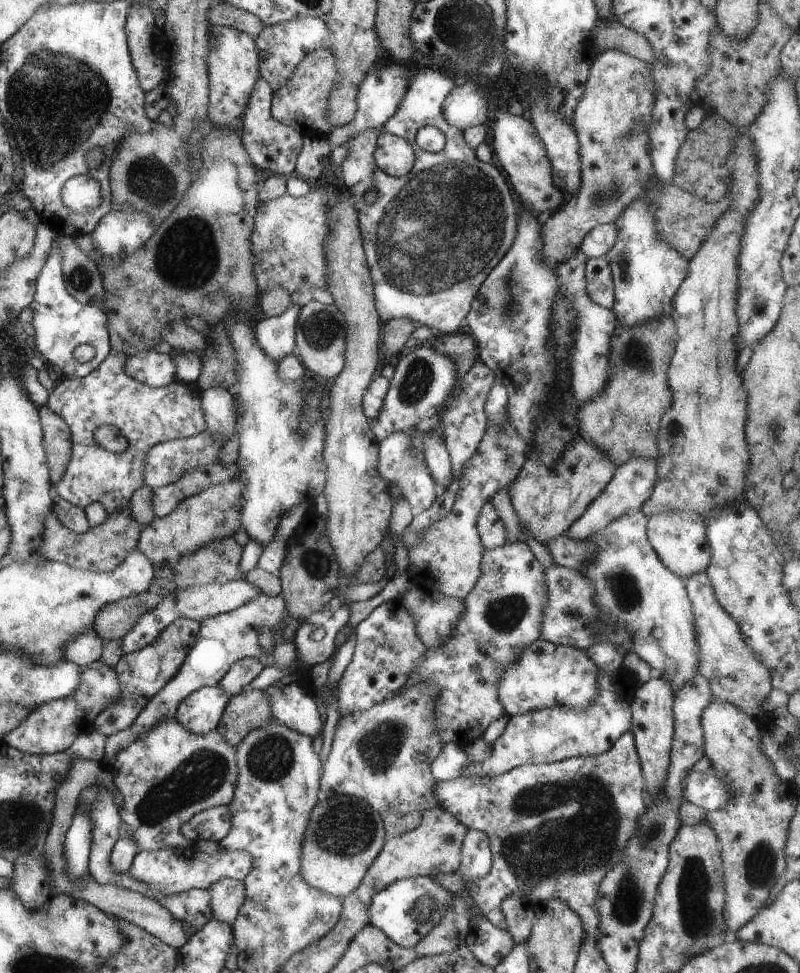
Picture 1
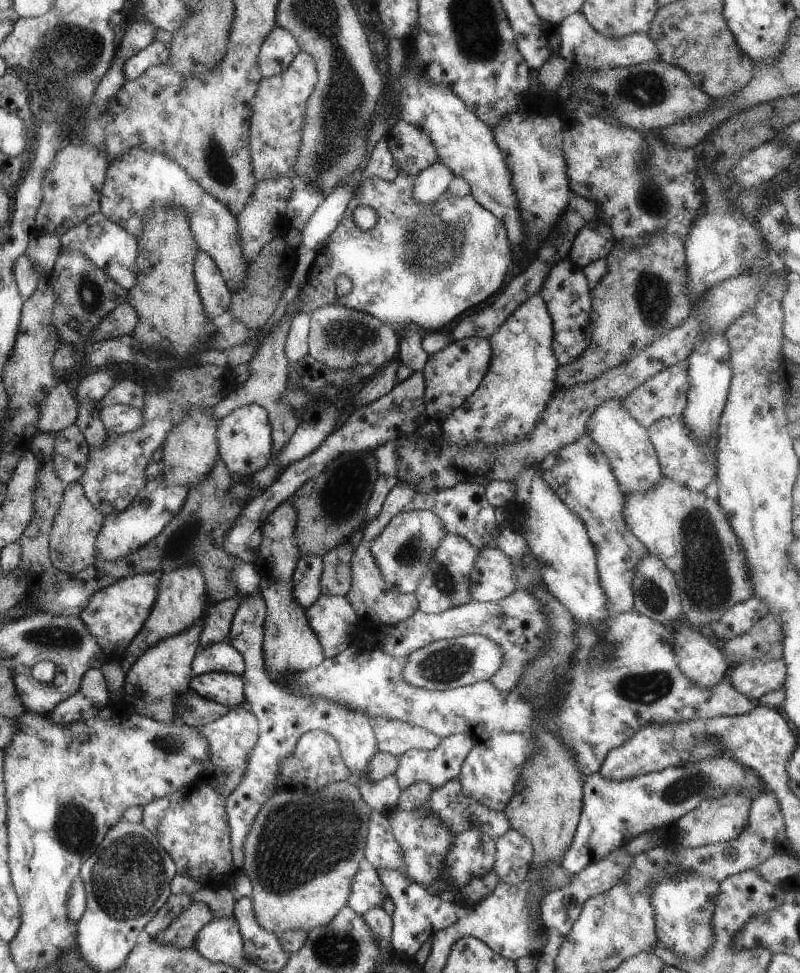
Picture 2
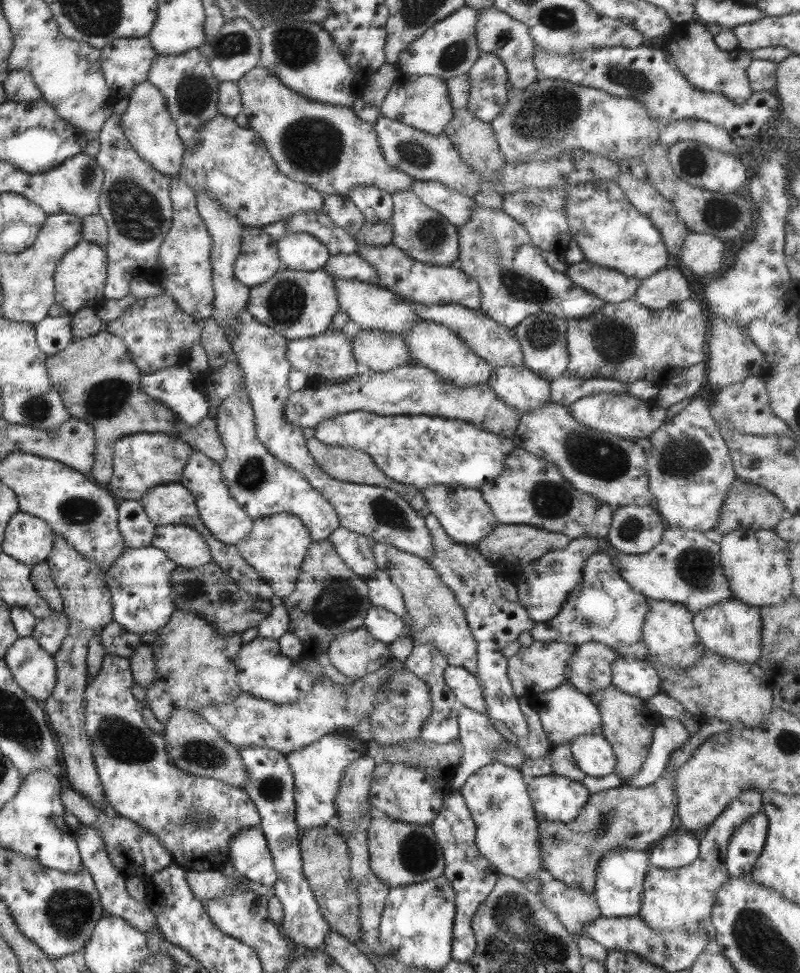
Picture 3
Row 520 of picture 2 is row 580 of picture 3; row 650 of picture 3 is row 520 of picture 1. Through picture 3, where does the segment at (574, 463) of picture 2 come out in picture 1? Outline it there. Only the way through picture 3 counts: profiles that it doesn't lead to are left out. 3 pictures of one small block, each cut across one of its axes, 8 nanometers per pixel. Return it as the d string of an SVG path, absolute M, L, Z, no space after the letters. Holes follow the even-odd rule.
M639 510L637 512L629 514L627 517L619 517L609 524L606 524L600 531L595 531L589 538L596 544L596 552L594 553L594 559L588 563L586 567L580 568L579 572L583 573L594 586L594 607L598 612L598 618L595 621L590 621L592 631L614 631L615 629L621 629L622 631L630 632L630 650L635 653L642 661L645 661L653 670L654 674L661 674L662 678L668 681L674 694L678 691L693 675L698 673L698 644L695 640L694 631L694 618L692 613L692 606L687 598L685 590L685 580L679 578L676 574L673 574L665 565L658 559L653 547L649 544L646 535L646 516Z

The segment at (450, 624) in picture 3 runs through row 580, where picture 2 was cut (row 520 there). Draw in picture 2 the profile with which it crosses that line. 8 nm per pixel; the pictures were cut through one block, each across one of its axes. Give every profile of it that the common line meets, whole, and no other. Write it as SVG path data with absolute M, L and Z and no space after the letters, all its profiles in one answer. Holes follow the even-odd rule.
M429 509L403 511L388 521L382 533L369 546L385 582L396 591L410 593L417 588L440 540L447 533L440 516Z

